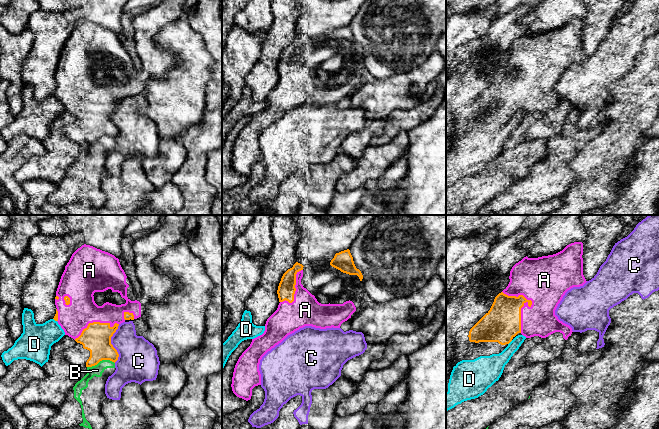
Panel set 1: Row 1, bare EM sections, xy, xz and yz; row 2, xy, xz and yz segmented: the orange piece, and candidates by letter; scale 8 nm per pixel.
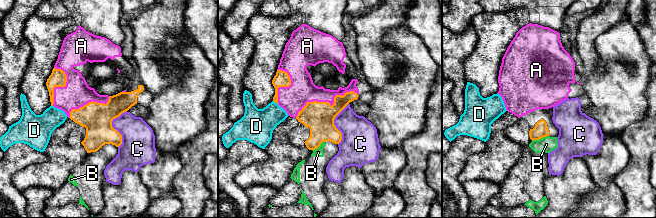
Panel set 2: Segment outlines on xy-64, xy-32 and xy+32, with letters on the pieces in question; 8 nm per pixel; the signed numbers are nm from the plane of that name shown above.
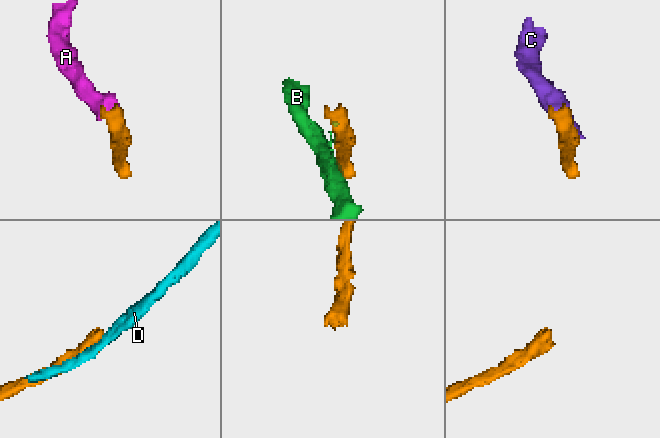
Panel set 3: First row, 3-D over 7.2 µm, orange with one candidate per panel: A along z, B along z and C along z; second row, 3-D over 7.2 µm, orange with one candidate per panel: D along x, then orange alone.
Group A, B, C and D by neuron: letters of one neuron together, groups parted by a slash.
A / B / C / D

